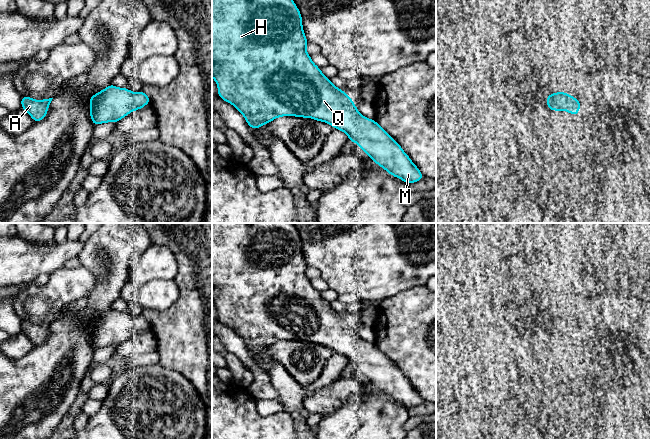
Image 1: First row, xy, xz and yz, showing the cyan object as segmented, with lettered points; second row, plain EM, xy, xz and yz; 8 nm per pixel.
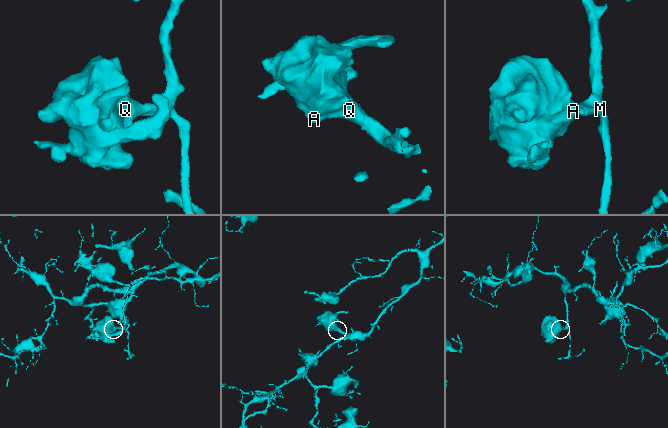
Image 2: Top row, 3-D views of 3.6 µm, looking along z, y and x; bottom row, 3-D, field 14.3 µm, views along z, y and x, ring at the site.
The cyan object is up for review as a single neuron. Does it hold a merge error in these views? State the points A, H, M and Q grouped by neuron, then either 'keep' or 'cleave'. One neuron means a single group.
groups A H M Q; keep

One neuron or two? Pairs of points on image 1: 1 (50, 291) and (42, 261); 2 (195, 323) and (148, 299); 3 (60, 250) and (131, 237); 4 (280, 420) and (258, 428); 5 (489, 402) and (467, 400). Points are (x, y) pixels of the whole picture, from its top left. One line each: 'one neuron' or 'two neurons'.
1: two neurons
2: two neurons
3: two neurons
4: one neuron
5: one neuron

